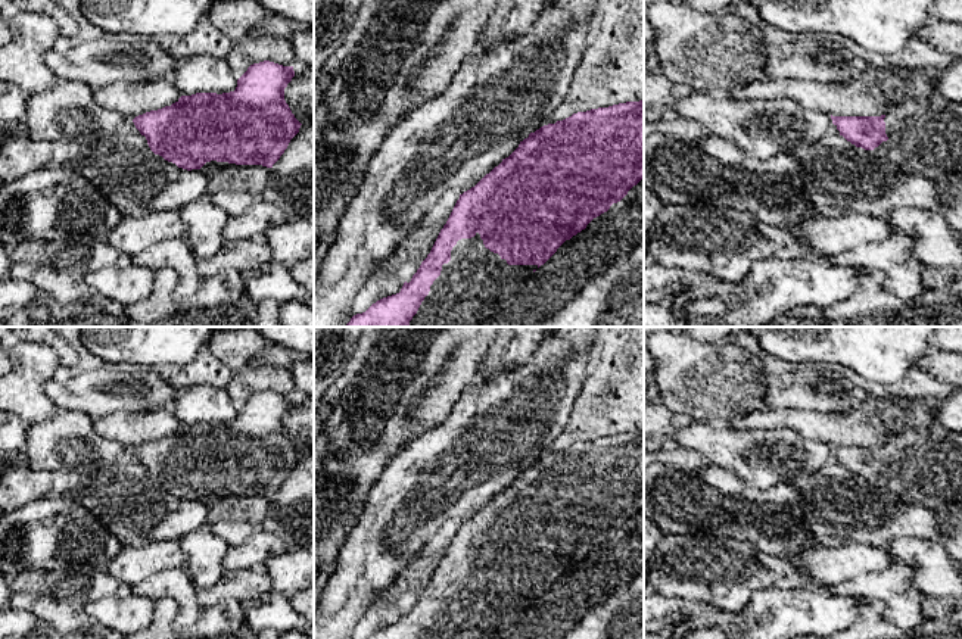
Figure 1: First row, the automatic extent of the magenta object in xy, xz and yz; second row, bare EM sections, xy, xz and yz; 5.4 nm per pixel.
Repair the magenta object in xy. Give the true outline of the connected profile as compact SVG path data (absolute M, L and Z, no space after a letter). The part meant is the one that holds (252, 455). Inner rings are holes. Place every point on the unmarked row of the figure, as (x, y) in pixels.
M264 390L247 398L234 421L181 426L171 436L138 445L133 452L155 484L187 501L211 490L273 498L302 455L284 430L284 418L293 406L293 396Z

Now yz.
M938 423L918 430L905 430L881 446L832 446L832 453L847 471L862 477L905 502L912 502L912 489L944 489L949 483L962 481L962 434L949 431Z

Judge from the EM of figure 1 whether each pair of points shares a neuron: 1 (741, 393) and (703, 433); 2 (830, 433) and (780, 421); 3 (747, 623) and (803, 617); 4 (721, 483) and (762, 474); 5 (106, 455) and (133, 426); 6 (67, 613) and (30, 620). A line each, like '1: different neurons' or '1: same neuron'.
1: different neurons
2: same neuron
3: same neuron
4: different neurons
5: different neurons
6: different neurons

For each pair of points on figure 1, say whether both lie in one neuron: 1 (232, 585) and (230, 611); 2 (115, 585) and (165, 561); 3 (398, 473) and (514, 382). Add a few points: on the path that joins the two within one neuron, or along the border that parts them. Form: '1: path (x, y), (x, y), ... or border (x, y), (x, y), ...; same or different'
1: border (242, 602), (223, 599), (204, 608); different
2: border (106, 570), (131, 586); different
3: path (427, 464), (485, 411); same

